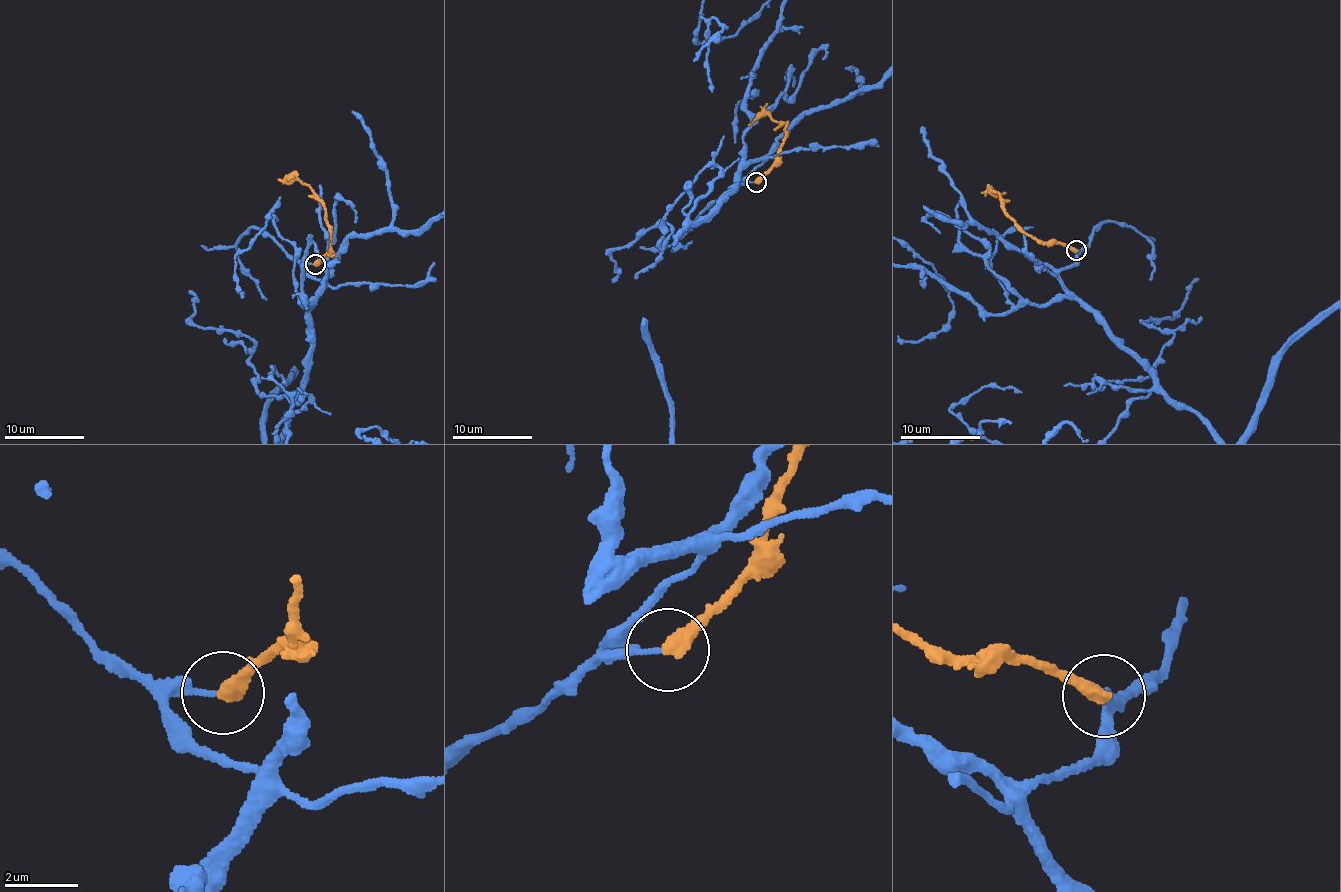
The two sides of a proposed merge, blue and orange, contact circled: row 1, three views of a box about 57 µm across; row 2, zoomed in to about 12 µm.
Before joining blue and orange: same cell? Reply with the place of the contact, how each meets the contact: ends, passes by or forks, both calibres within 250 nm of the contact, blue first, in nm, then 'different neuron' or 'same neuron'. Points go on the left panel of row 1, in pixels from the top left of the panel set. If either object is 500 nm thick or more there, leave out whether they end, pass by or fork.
place (315, 264); blue ends; orange ends; calibres 140 and 440 nm; different neuron

